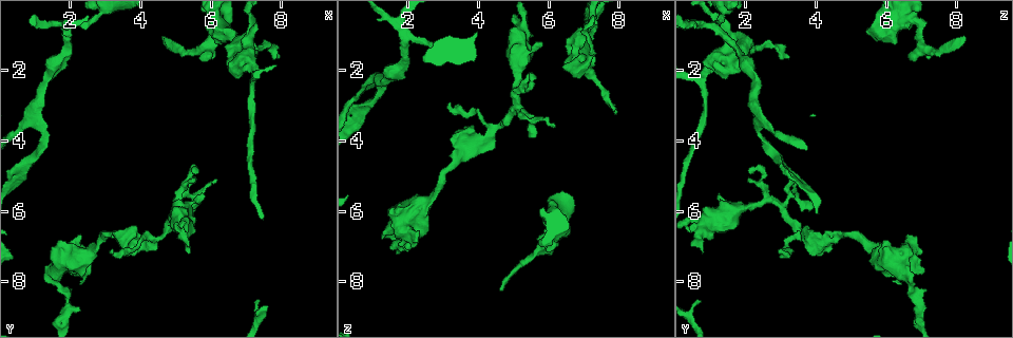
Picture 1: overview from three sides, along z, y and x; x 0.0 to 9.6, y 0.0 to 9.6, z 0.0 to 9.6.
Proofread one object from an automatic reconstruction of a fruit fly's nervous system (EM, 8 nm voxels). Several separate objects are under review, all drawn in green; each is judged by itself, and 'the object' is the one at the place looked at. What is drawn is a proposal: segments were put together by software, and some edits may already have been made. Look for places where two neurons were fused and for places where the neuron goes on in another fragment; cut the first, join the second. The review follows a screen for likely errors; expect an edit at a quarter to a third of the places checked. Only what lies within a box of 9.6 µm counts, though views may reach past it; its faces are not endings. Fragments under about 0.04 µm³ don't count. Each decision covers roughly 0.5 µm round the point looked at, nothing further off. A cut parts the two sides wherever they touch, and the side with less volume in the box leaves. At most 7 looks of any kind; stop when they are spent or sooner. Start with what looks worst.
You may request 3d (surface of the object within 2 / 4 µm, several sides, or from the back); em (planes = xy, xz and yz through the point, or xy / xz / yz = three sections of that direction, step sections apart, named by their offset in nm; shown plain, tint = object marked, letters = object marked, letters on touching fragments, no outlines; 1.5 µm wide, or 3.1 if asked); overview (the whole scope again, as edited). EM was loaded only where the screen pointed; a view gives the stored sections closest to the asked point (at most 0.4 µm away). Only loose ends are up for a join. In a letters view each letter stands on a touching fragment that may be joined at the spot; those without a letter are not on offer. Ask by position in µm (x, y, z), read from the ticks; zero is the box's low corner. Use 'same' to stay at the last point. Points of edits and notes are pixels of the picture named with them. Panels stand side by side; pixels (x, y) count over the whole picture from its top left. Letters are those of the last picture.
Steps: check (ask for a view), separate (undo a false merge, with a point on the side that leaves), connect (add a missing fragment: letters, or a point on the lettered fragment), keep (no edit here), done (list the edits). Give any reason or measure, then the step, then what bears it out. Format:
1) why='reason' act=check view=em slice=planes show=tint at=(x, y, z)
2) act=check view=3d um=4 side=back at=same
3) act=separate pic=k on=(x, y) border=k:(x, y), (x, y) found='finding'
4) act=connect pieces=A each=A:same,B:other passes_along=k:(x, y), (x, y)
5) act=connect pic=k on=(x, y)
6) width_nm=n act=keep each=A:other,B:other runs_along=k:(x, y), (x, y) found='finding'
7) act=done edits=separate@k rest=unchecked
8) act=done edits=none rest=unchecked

why='three-way junction' act=check view=em slice=planes show=letters at=(7.20, 2.30, 0.80)

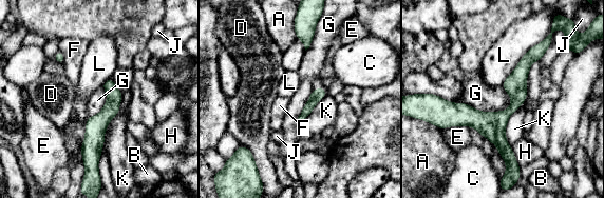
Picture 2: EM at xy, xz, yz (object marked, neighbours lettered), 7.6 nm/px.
act=keep each=A:other,B:other,C:other,D:other,E:other,F:other,G:other,H:other,J:other,K:other,L:other runs_along=2:(110, 81), (92, 191) found='one neuron here'

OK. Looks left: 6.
why='thick end' act=check view=em um=3.1 slice=xz step=8 show=letters at=(2.65, 7.65, 6.55)

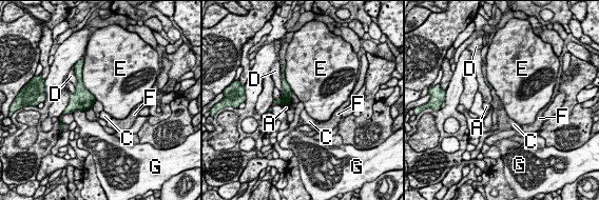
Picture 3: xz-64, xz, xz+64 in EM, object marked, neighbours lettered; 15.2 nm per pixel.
longest_contact=E:500nm act=keep each=A:other,C:other,D:other,E:other,F:other,G:other border=3:(81, 72), (83, 86), (96, 100) found='no lettered fragment goes on from it'

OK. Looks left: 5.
why='free end' act=check view=3d um=4 at=(7.90, 1.70, 3.20)

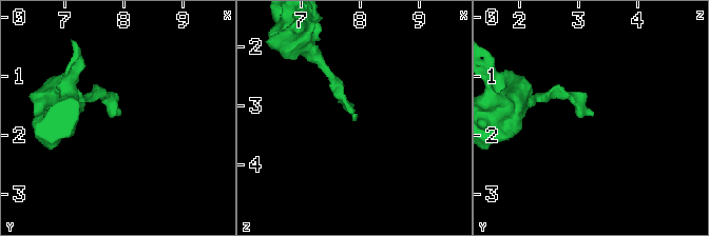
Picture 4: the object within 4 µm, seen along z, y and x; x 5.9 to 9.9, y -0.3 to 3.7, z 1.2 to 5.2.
act=check view=em slice=xy step=8 show=tint at=(7.85, 1.60, 3.20)

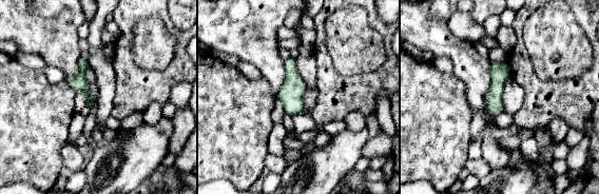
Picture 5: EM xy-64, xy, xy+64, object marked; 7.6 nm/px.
act=check view=em slice=planes show=letters at=same

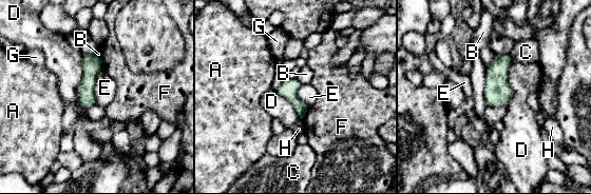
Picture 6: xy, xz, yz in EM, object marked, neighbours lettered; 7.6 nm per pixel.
width_nm=110 act=keep each=A:other,B:other,C:other,D:other,E:other,F:other,G:other,H:other runs_along=6:(86, 56), (88, 59), (87, 105) found='none of them fits'

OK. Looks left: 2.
act=done edits=none rest=unchecked

